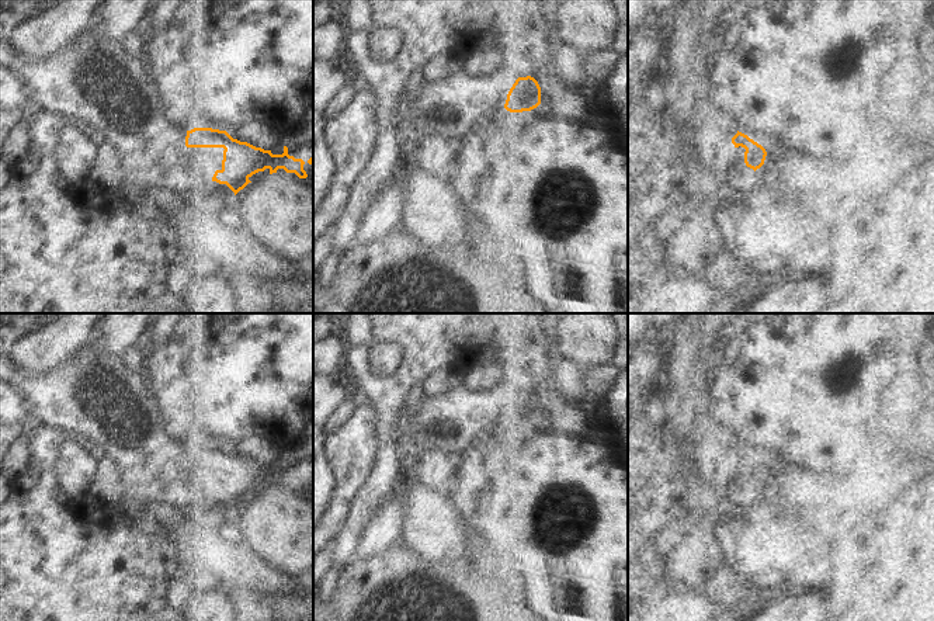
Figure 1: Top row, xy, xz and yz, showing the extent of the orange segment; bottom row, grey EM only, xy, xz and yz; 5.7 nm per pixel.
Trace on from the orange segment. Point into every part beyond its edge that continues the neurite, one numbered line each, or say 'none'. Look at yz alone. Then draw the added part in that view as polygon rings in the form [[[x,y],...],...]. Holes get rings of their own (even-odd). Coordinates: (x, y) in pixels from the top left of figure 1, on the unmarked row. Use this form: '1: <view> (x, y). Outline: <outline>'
1: yz (708, 443). Outline: [[[706,427],[690,438],[688,444],[694,458],[715,458],[728,464],[729,468],[735,468],[732,452],[737,444],[728,436]]]

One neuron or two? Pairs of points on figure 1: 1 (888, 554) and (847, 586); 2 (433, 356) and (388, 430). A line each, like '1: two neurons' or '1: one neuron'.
1: one neuron
2: one neuron

